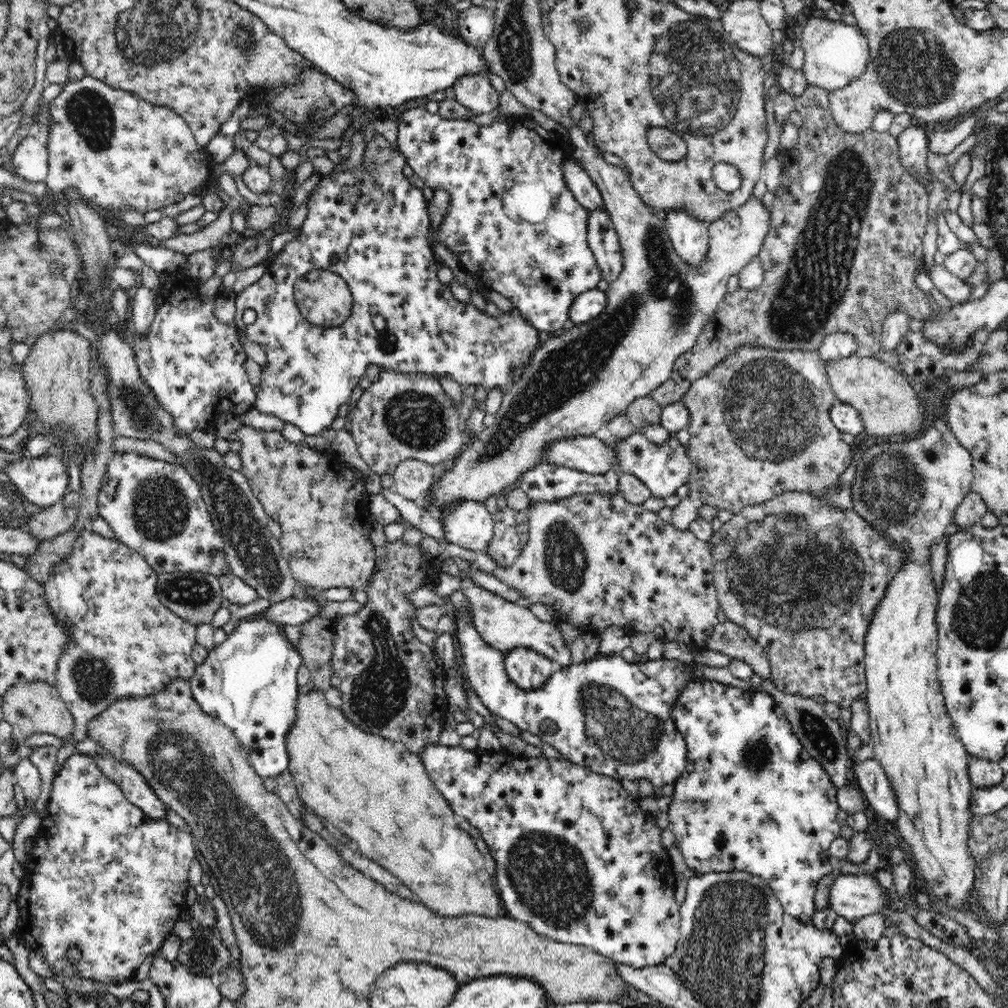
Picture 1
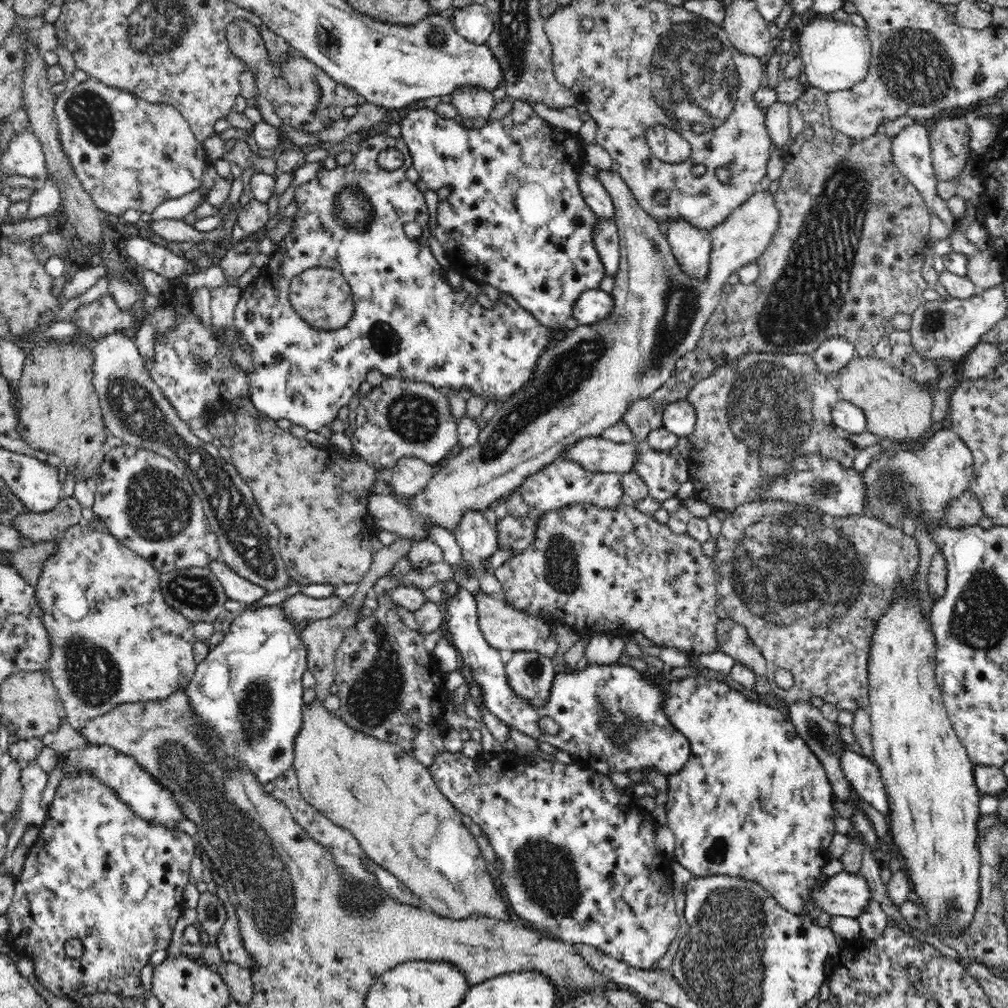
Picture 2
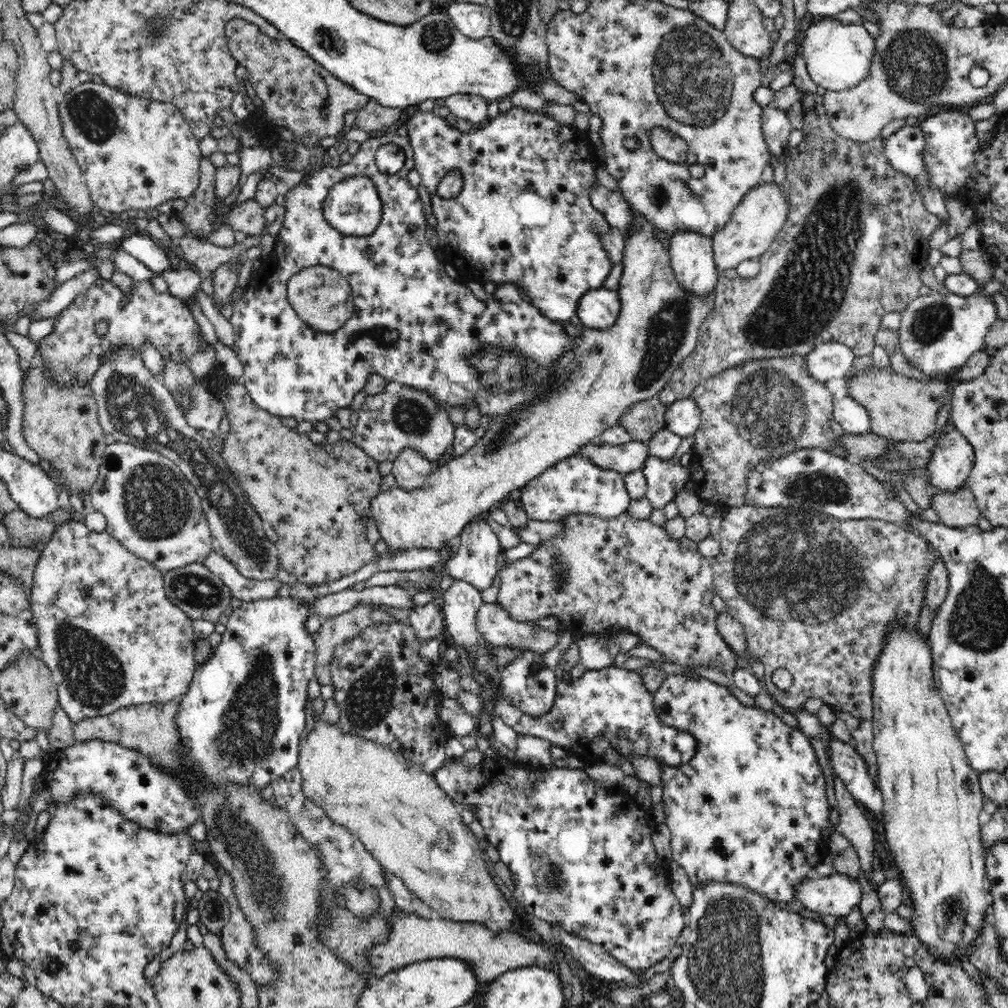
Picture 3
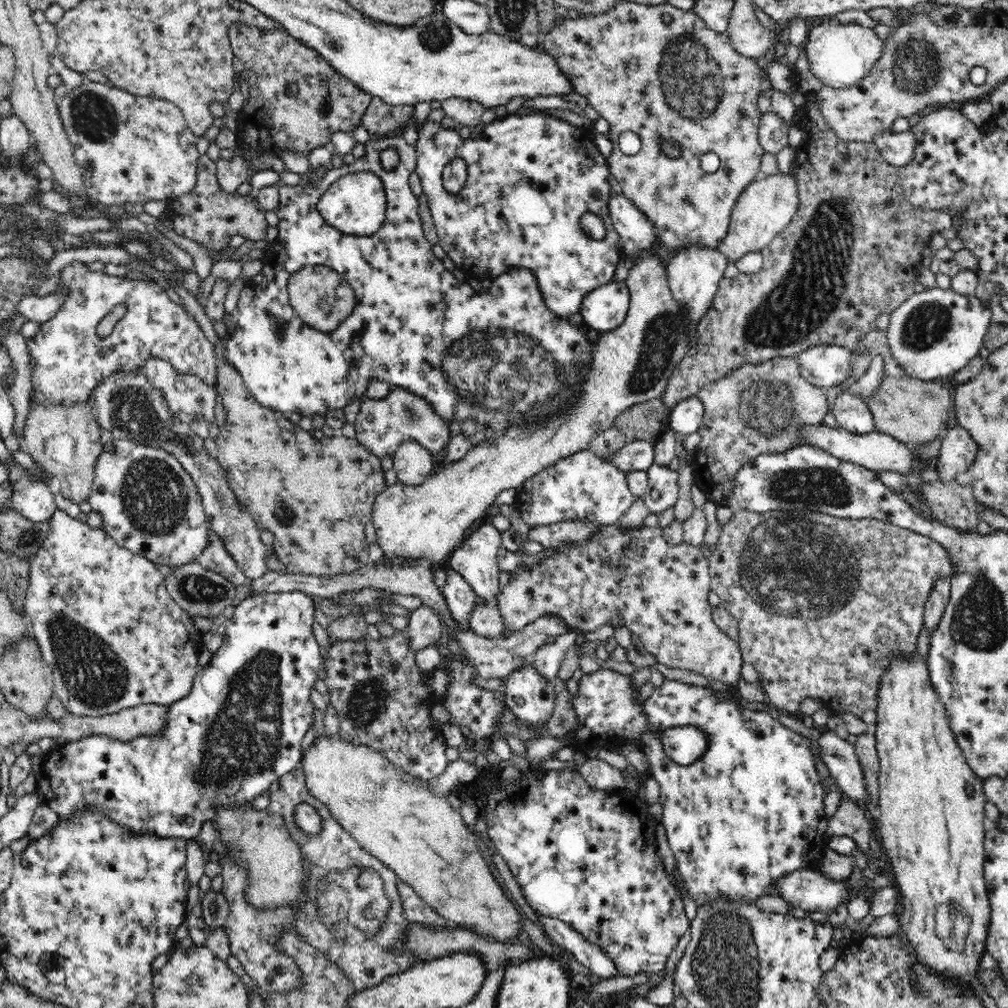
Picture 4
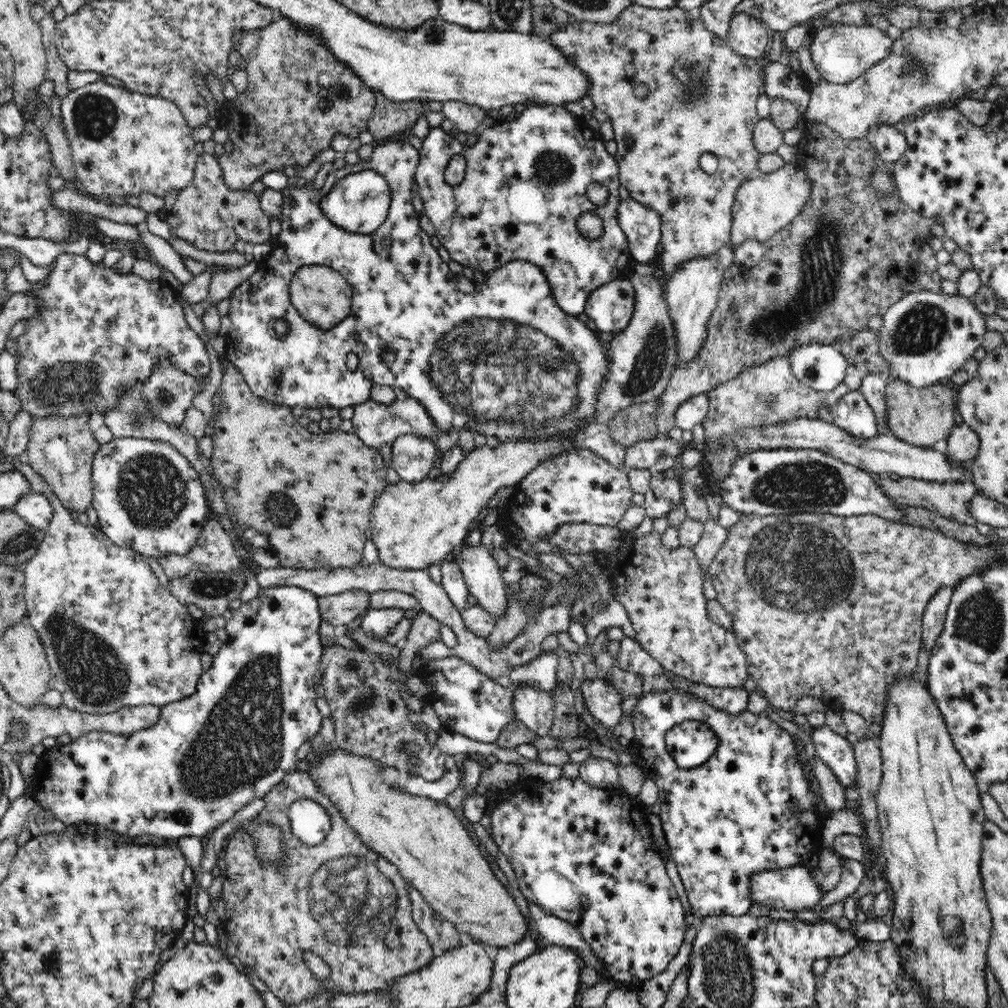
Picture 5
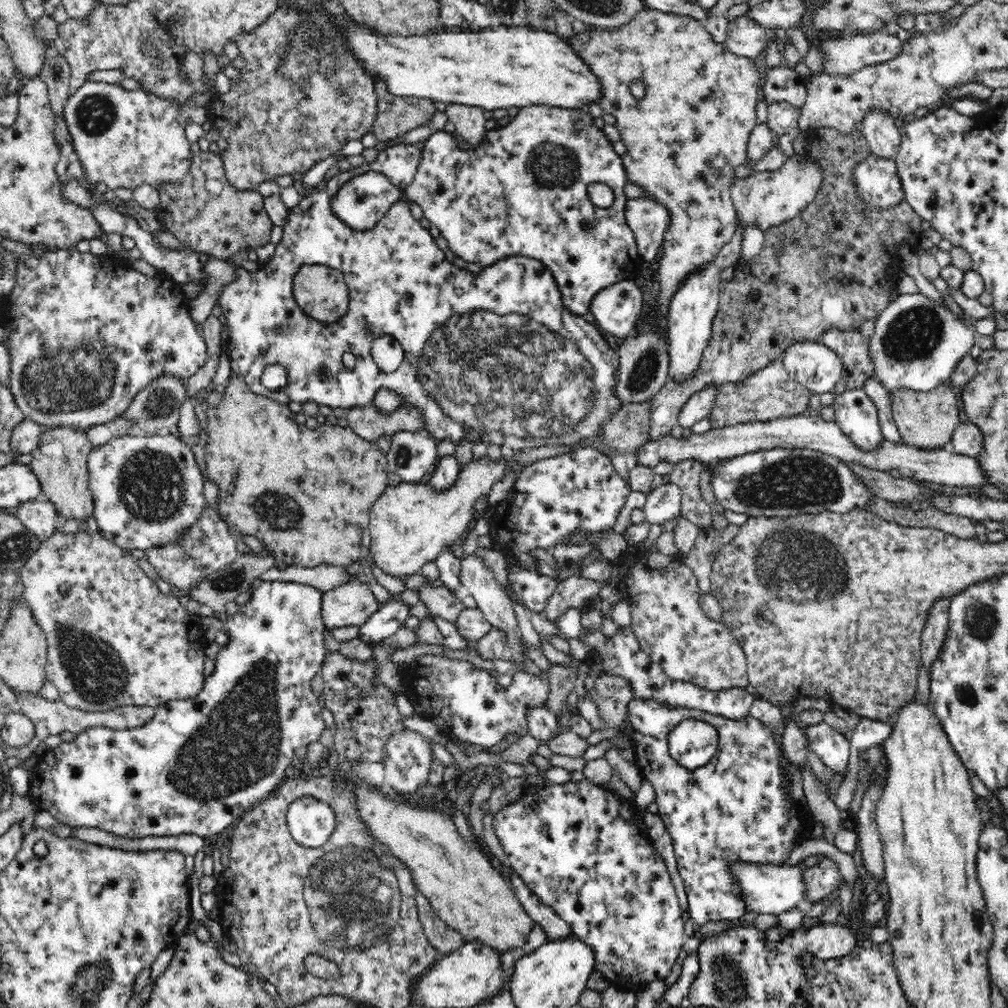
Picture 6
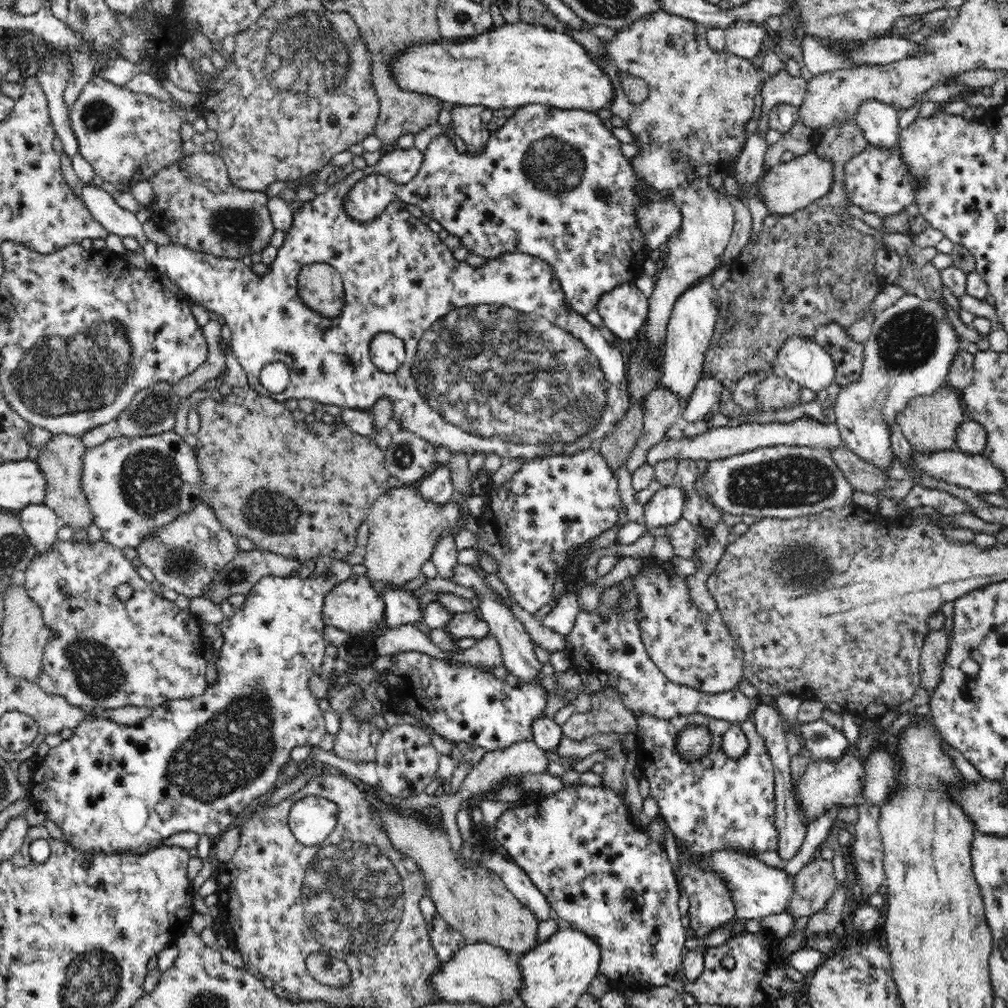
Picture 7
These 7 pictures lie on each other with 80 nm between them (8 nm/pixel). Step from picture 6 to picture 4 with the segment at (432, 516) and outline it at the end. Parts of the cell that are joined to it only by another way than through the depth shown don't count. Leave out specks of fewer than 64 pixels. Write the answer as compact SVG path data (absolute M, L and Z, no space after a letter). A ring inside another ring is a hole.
M654 244L650 251L642 251L633 260L625 281L630 288L627 318L614 330L600 332L596 342L591 342L594 344L594 368L586 372L586 382L580 396L564 414L538 428L525 428L523 422L509 423L504 434L496 433L493 438L486 438L476 444L462 460L448 464L433 476L429 475L422 484L410 485L398 481L380 492L373 505L371 521L377 534L376 542L384 551L384 559L393 560L397 564L427 562L431 567L444 564L445 558L462 544L468 528L472 528L478 518L494 511L494 501L498 494L504 490L518 489L525 480L540 473L546 466L587 450L594 436L615 425L619 414L631 406L660 397L665 392L671 374L692 346L687 344L685 338L685 322L681 310L673 302L672 294L669 294L667 267L659 244Z

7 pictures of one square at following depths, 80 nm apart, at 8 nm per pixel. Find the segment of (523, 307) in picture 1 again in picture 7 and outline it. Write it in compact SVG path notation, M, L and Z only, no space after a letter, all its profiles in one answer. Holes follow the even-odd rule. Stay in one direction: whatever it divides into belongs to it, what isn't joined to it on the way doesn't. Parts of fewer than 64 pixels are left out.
M528 103L526 106L516 108L514 114L508 118L503 126L490 132L488 142L480 154L458 153L450 137L439 135L433 138L426 150L424 150L423 163L420 165L418 174L408 184L399 185L393 183L388 177L379 174L365 176L347 194L346 211L352 220L358 220L363 223L380 216L380 213L384 212L388 204L393 201L400 200L407 205L416 204L423 210L424 215L430 217L431 220L436 220L438 224L442 225L442 229L459 238L461 245L467 248L470 254L476 254L476 256L482 256L482 258L489 260L506 252L522 252L545 260L555 272L569 306L576 312L586 315L596 308L604 294L607 294L613 288L619 287L620 284L634 283L637 278L640 278L643 275L644 262L649 259L649 250L638 220L638 208L640 203L650 203L652 201L648 199L644 201L644 197L638 197L634 186L642 186L649 190L653 190L653 188L651 188L651 184L647 184L646 180L642 180L635 175L634 164L631 164L632 159L626 158L622 154L620 147L621 142L614 137L608 123L601 120L593 112L576 109L564 110L543 104ZM601 191L607 194L606 200L599 197Z

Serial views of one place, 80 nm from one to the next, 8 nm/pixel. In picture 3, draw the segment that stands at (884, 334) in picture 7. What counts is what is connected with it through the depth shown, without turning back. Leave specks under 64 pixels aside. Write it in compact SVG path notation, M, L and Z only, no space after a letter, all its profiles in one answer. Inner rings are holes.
M945 289L929 295L918 296L900 311L900 328L897 331L897 346L912 367L928 375L931 380L944 379L954 368L967 364L972 353L984 349L984 339L994 321L996 304L992 295L974 294L959 297ZM845 396L832 402L833 418L850 435L871 433L871 420L867 410L852 397Z

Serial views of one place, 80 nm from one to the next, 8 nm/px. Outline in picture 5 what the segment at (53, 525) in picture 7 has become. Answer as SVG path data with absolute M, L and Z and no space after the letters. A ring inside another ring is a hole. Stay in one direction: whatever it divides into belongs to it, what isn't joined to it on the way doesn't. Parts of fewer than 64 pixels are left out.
M30 492L22 496L16 505L13 506L14 512L18 513L28 526L44 531L47 529L50 519L53 517L53 507L48 498L40 492Z

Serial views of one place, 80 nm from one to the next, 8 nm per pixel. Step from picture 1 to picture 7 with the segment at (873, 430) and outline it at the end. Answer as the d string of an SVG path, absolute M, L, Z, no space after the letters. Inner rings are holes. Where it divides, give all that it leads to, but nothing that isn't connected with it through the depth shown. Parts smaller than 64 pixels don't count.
M940 387L931 395L920 395L911 398L908 404L895 418L910 447L920 454L932 454L938 451L950 450L956 443L958 428L966 421L965 413L958 394L948 387Z

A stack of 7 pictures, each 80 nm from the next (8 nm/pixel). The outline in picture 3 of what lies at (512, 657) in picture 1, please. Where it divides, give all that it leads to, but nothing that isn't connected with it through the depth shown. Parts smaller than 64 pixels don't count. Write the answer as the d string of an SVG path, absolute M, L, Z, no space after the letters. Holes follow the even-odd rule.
M527 649L501 670L501 690L504 698L513 707L532 717L539 717L551 712L558 694L558 684L554 671L544 666L542 653Z

